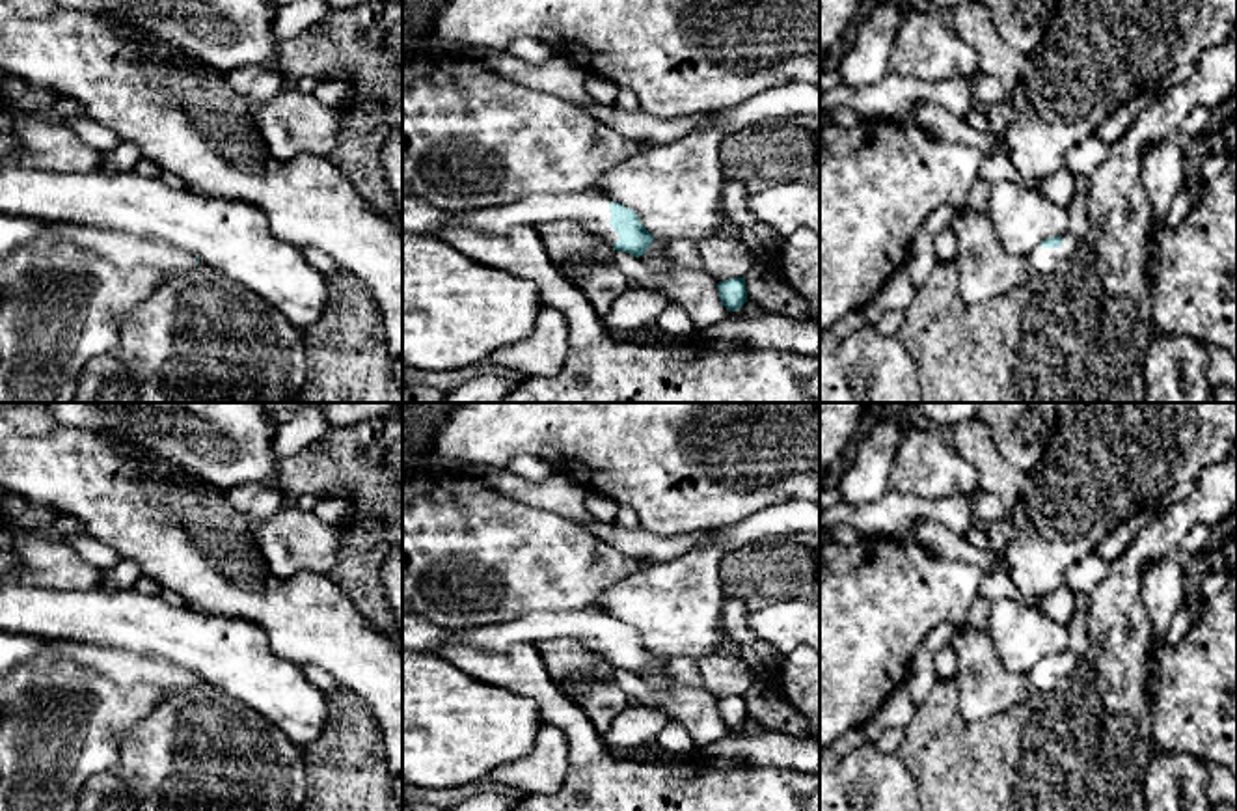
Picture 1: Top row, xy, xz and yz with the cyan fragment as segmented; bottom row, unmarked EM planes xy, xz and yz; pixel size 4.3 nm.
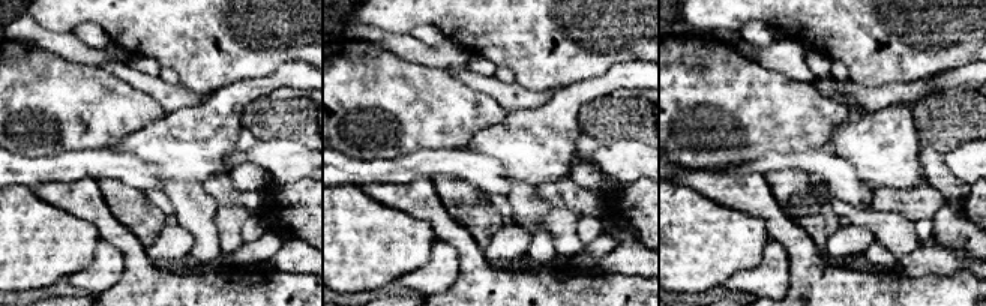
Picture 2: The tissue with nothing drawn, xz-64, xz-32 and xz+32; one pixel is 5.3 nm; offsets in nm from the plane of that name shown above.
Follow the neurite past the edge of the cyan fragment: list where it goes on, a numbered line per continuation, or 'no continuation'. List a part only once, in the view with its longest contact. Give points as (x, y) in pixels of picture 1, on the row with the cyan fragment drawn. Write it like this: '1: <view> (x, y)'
1: xz (589, 209)

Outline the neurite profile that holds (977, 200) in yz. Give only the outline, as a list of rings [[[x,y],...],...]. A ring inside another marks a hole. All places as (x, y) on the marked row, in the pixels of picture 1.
[[[976,179],[963,205],[972,211],[986,213],[991,186],[991,183]]]

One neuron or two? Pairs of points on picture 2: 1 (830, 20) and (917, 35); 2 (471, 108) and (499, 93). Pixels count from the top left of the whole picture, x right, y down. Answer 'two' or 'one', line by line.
1: one
2: two

